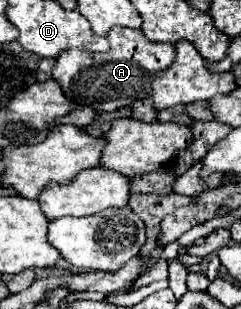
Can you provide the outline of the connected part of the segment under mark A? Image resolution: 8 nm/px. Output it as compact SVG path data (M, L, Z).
M116 26L108 32L108 40L110 50L102 56L102 62L96 64L96 58L92 60L92 54L84 54L84 50L64 50L56 56L56 66L52 68L52 78L64 88L64 96L96 112L112 112L120 106L130 106L134 100L148 98L152 78L168 68L176 56L174 44L150 42L140 30L132 28Z

